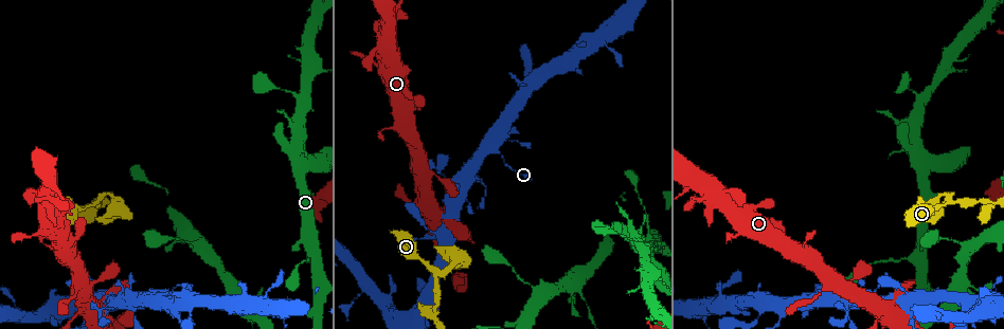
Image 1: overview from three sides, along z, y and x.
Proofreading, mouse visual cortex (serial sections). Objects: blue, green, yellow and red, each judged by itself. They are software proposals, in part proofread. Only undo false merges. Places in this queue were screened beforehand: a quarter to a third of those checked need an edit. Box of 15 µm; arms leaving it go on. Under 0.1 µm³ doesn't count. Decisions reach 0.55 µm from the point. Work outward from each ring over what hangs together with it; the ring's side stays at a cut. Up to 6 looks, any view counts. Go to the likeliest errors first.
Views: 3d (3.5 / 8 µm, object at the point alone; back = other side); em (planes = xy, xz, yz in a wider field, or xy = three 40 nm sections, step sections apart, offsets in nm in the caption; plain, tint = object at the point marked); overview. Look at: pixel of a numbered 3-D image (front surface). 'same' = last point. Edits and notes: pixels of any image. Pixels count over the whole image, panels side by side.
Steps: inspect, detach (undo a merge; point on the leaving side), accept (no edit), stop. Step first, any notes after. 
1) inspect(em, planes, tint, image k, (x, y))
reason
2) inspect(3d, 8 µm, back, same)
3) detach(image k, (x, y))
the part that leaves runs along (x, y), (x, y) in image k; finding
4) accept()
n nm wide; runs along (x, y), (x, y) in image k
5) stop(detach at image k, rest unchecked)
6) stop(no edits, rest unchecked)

inspect(3d, 8 µm, back, image 1, (440, 173))
sharp bend

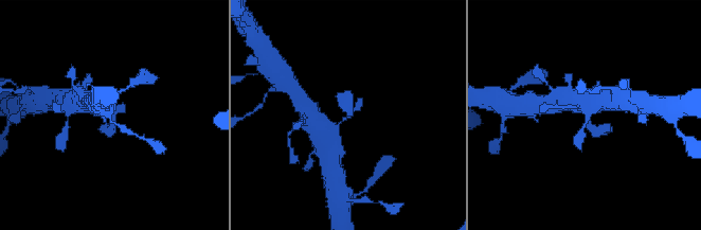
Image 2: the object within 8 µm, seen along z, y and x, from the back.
inspect(em, planes, tint, image 2, (589, 122))

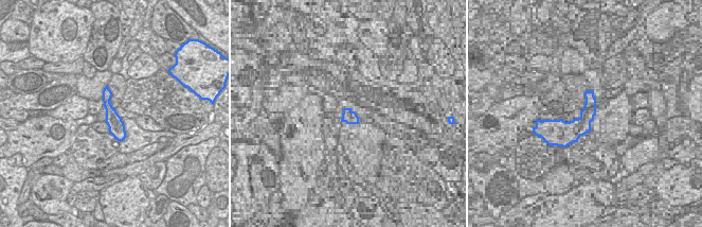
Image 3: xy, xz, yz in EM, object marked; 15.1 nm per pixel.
accept()
runs along (573, 105), (581, 109), (594, 130), (611, 126) in image 2; one cell here

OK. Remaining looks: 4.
inspect(3d, 3.5 µm, image 1, (646, 223))
thick turns thin

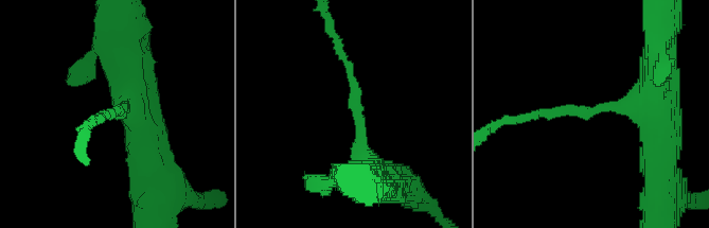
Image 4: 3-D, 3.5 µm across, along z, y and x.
inspect(em, xy, step 2, plain, image 4, (120, 113))
arms of 150, 400 nm; need the tissue

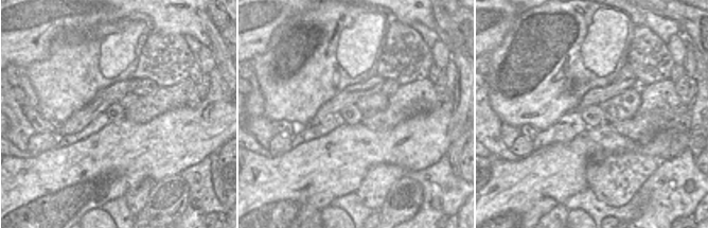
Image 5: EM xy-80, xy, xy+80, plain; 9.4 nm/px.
inspect(em, xy, step 2, tint, same)
with the object marked

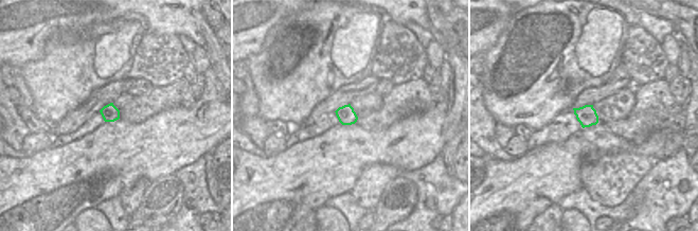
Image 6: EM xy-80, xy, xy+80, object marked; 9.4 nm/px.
accept()
runs along (370, 173), (340, 50) in image 4; continuous, no second cell

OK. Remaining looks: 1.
stop(no edits, rest unchecked)

